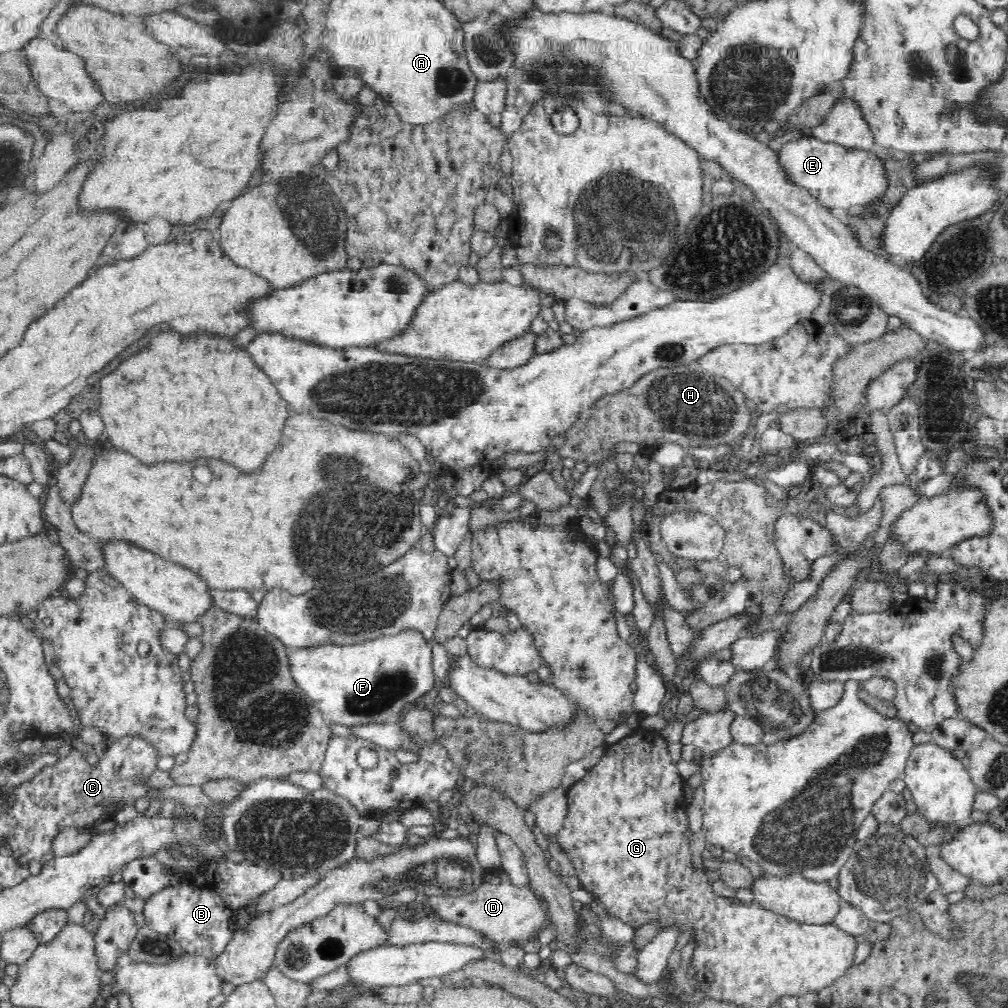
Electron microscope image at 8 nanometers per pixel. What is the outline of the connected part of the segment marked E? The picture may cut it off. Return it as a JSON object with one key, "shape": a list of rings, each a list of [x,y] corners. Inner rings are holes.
{"shape":[[[803,136],[787,143],[779,152],[782,168],[797,185],[802,185],[824,206],[850,211],[876,204],[888,190],[888,171],[879,150],[846,148],[823,142],[814,136]]]}

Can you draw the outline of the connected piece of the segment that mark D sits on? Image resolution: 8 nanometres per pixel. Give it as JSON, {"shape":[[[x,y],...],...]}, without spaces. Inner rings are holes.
{"shape":[[[502,869],[490,870],[488,874],[482,878],[482,886],[476,892],[470,892],[468,896],[432,896],[430,897],[431,910],[437,912],[444,920],[456,922],[464,926],[470,927],[486,938],[496,939],[508,944],[524,944],[534,936],[538,930],[546,928],[550,922],[547,916],[544,901],[535,893],[530,886],[514,885],[512,879]]]}

